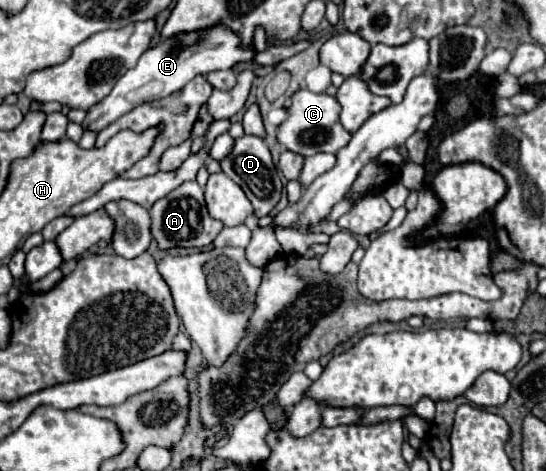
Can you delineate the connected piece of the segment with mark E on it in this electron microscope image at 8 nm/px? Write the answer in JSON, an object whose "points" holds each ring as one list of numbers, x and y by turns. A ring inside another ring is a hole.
{"points":[[221,24,207,28,207,30,187,32,187,34,179,34,179,36,161,40,159,44,151,46,139,58,139,64,135,68,127,70,117,80,113,90,99,104,95,104,95,108,87,110,87,116,81,122,83,130,91,128,93,132,101,132,103,128,107,128,107,124,115,122,119,116,127,114,131,108,137,108,139,104,153,102,153,100,159,100,159,98,173,94,173,92,181,90,189,80,193,80,199,74,205,76,209,72,227,70,239,62,247,62,253,58,253,54,255,54,255,50,243,48,239,36]]}

